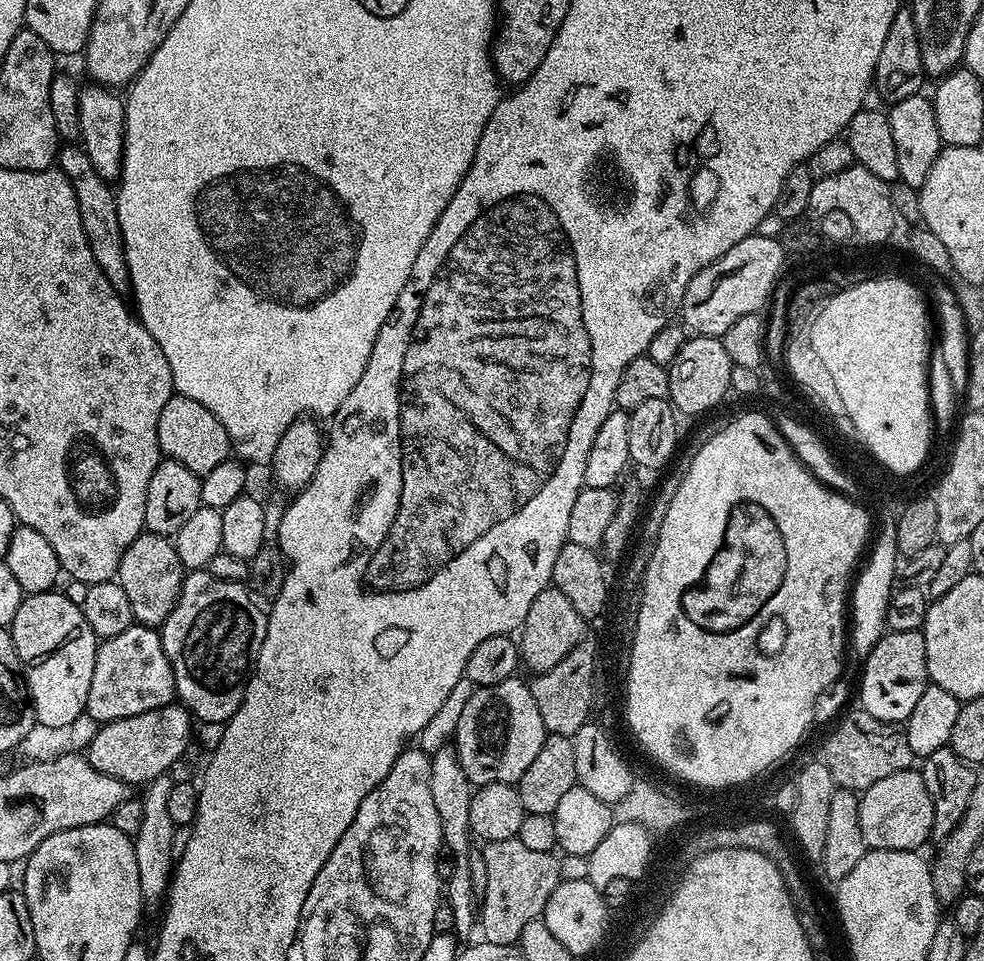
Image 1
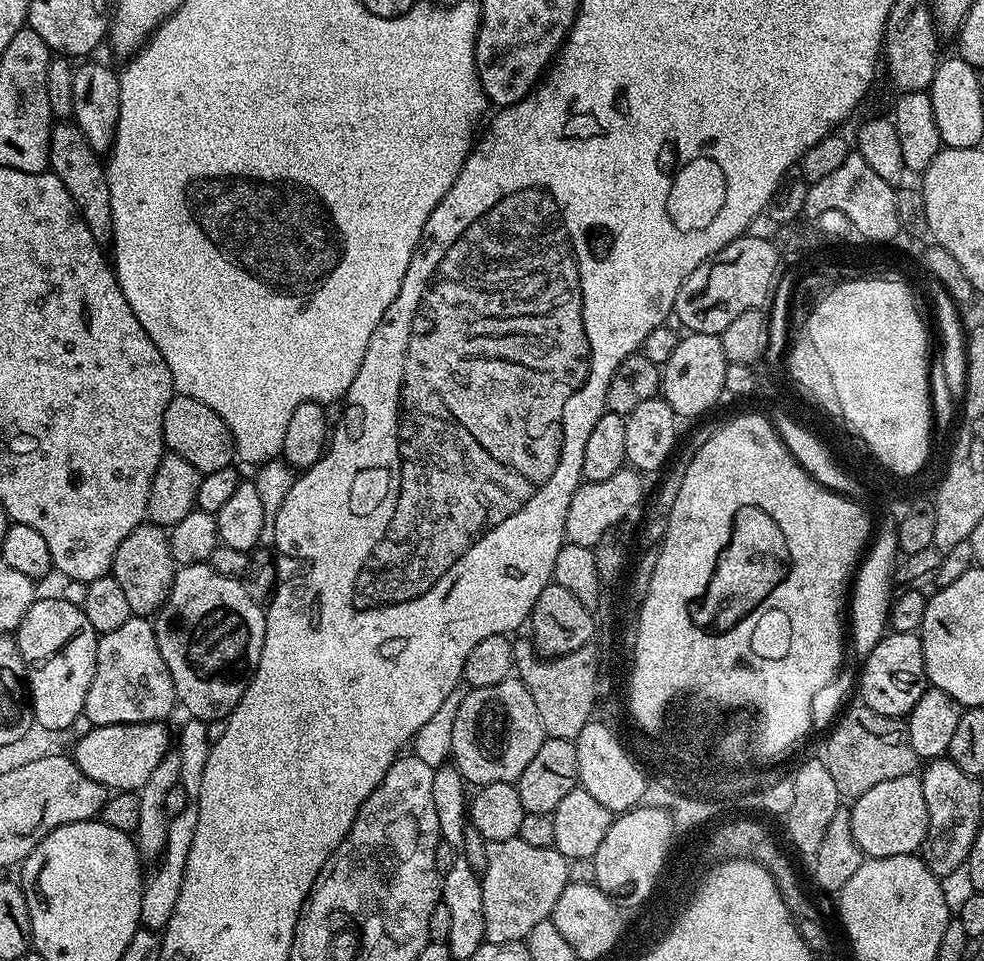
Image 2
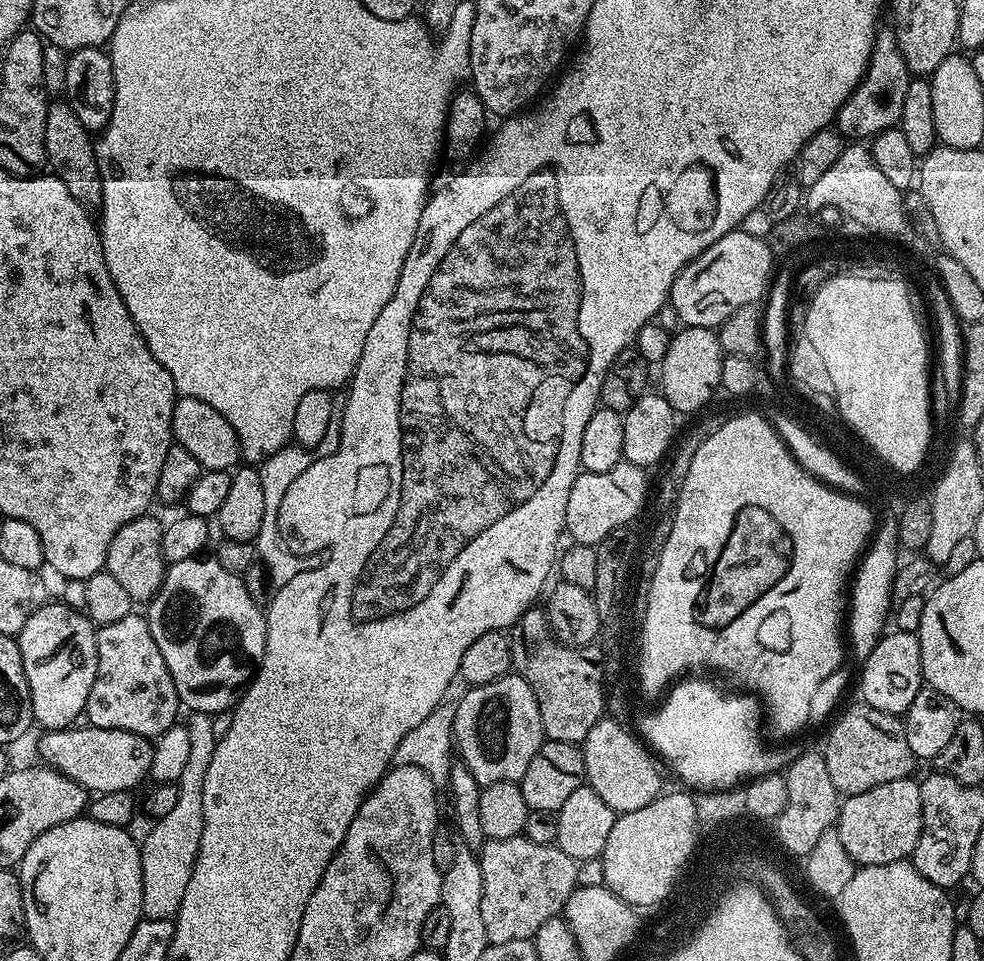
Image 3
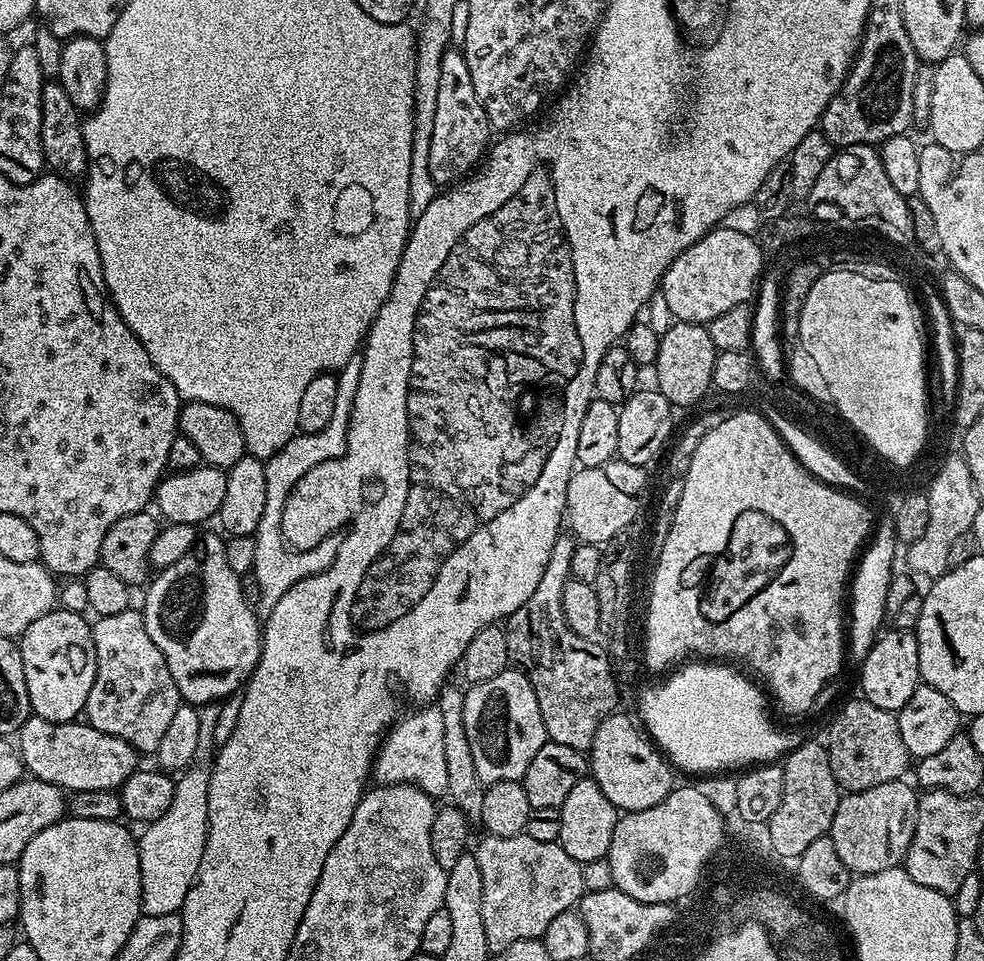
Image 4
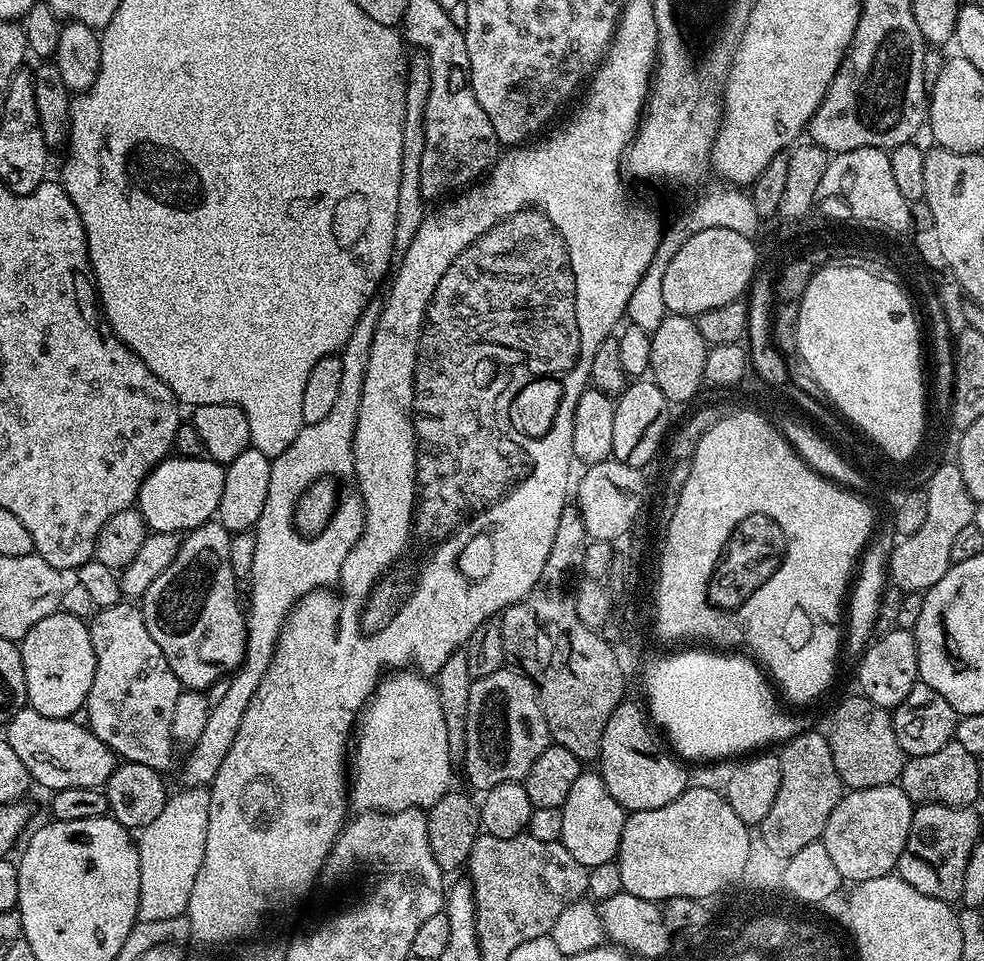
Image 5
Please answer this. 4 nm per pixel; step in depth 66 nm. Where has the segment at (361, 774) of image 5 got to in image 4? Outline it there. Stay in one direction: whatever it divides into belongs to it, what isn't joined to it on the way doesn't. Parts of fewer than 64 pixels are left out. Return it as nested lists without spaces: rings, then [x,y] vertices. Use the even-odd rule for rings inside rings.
[[[420,706],[417,712],[408,717],[397,719],[390,731],[383,737],[380,751],[376,753],[374,761],[374,780],[377,785],[402,784],[414,788],[421,788],[426,795],[433,798],[443,797],[447,793],[446,786],[446,757],[444,739],[442,738],[442,714],[439,707]]]

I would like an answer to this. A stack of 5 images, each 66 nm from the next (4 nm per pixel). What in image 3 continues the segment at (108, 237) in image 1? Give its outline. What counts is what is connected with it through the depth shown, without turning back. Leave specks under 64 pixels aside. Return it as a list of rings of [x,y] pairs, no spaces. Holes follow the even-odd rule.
[[[56,98],[49,103],[46,110],[46,164],[49,169],[54,170],[54,175],[70,190],[70,195],[79,204],[89,210],[100,207],[100,171],[96,161],[96,145],[93,133],[78,122],[74,110],[70,110],[67,99]]]

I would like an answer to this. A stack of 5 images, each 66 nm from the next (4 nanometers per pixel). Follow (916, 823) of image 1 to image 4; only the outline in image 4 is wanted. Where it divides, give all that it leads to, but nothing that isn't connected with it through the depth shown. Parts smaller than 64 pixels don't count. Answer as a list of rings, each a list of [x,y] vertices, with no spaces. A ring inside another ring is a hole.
[[[901,778],[894,782],[882,782],[882,786],[870,786],[870,790],[858,790],[841,795],[838,810],[834,810],[830,835],[834,842],[834,850],[838,850],[838,858],[842,858],[842,866],[846,866],[849,873],[865,876],[878,874],[878,870],[890,870],[903,865],[904,856],[914,838],[914,822],[918,818],[918,792],[906,781],[907,779]]]

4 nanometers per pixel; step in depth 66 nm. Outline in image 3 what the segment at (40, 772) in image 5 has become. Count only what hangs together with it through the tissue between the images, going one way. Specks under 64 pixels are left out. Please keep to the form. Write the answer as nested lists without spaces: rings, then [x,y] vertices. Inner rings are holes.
[[[73,726],[59,730],[48,730],[43,733],[40,740],[40,756],[45,765],[55,768],[66,778],[78,782],[82,787],[87,788],[89,793],[99,794],[110,791],[136,790],[143,780],[149,779],[148,771],[152,761],[153,741],[146,736],[130,734],[126,730],[114,730],[113,728],[93,728],[91,726]]]

